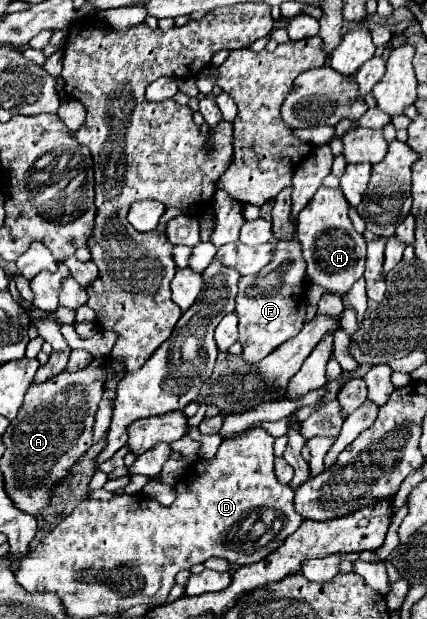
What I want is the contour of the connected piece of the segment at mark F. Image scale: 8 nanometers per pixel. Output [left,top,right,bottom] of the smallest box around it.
[235,240,307,364]

